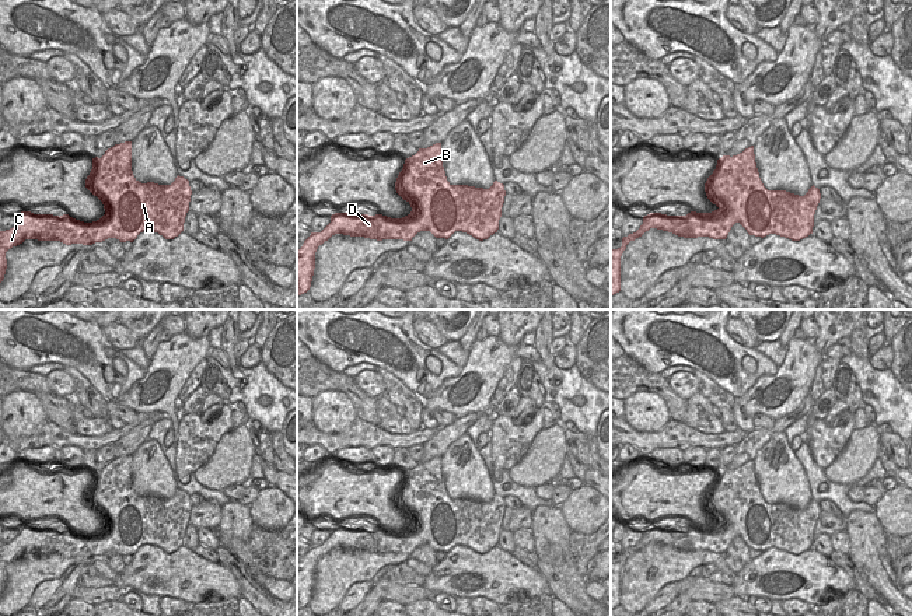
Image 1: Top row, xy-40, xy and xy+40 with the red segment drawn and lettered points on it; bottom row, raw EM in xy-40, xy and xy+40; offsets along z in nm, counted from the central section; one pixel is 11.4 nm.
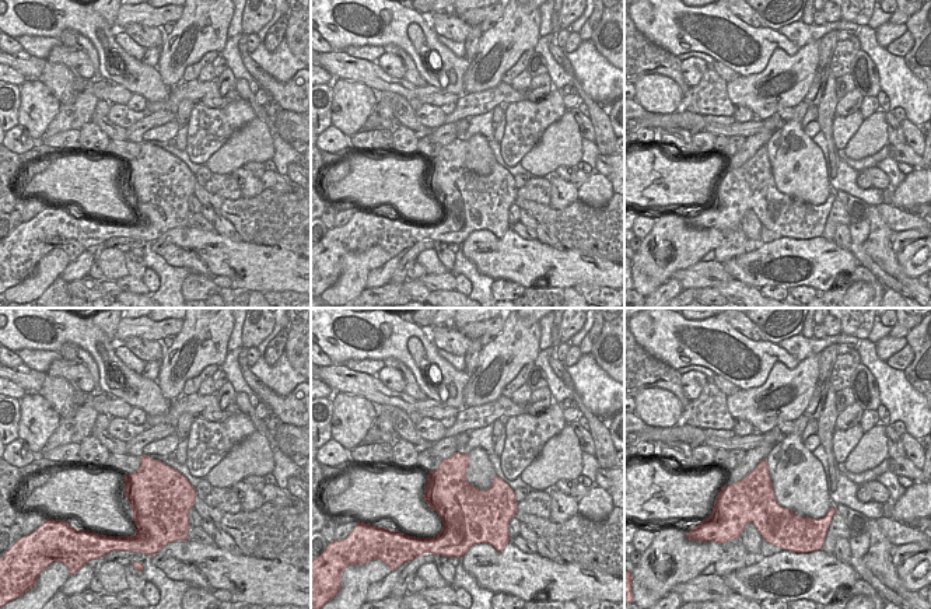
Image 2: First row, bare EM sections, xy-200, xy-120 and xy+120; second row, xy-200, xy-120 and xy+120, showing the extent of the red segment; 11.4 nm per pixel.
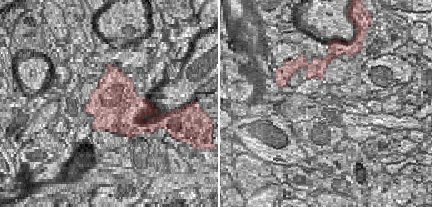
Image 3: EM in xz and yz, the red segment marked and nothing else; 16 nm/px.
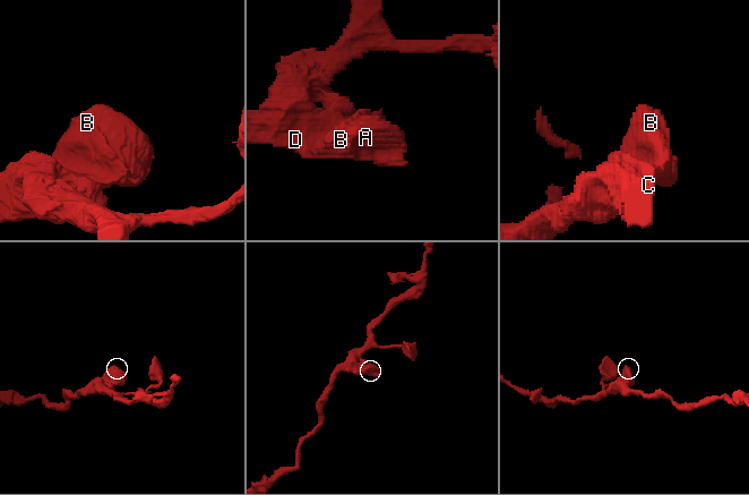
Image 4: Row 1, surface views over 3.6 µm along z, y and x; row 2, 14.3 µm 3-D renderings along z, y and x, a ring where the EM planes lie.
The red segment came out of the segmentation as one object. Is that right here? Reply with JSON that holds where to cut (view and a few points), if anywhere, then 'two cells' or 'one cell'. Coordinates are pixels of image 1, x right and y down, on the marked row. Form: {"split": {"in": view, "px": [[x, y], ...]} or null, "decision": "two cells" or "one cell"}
{"split": null, "decision": "one cell"}

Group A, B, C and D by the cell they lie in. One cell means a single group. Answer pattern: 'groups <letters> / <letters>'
groups A B C D

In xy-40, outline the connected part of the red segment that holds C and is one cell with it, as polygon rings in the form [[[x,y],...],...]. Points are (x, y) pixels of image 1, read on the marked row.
[[[132,141],[115,144],[101,158],[92,158],[92,169],[85,179],[85,188],[104,204],[105,214],[99,220],[84,223],[69,214],[59,217],[21,211],[20,221],[13,228],[0,231],[0,283],[7,269],[6,252],[25,239],[60,241],[66,245],[92,245],[108,238],[133,242],[143,231],[154,231],[165,239],[174,239],[184,231],[192,195],[189,181],[178,175],[171,185],[139,182],[132,171]]]

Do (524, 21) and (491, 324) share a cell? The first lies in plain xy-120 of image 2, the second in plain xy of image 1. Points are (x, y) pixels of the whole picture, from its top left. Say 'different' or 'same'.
different

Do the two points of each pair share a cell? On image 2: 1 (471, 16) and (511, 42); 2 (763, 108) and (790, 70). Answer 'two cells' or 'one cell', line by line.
1: two cells
2: one cell

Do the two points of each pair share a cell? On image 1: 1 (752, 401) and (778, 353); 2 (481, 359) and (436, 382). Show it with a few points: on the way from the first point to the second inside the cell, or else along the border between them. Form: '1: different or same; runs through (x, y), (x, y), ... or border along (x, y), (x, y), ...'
1: different; border along (786, 347), (786, 354), (779, 367)
2: different; border along (463, 368), (436, 389)

